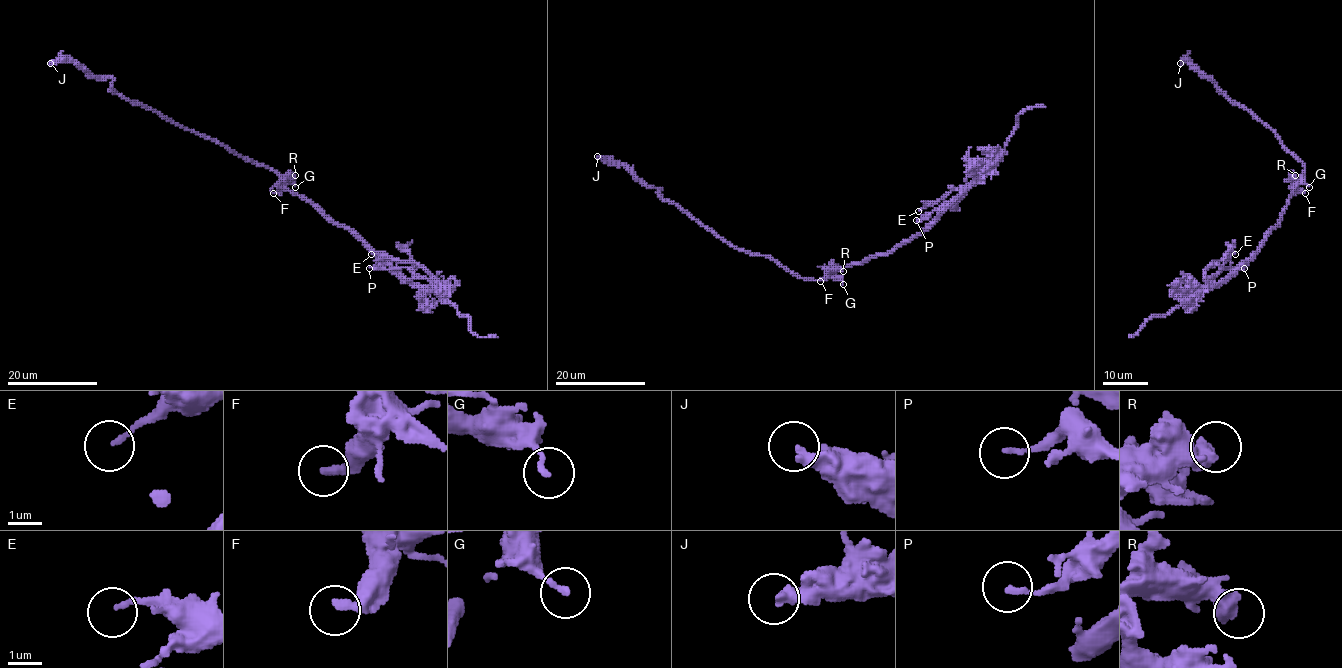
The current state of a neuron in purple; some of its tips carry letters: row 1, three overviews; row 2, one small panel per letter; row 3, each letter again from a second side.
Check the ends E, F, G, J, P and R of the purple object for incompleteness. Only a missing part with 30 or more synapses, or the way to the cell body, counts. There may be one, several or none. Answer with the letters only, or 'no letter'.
no letter

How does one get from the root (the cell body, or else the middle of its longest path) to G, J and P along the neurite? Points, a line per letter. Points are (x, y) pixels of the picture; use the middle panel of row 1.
G: (835, 268), (832, 272), (843, 284)
J: (835, 268), (823, 280), (805, 280), (735, 248), (666, 202), (659, 188), (597, 156)
P: (835, 268), (862, 264), (908, 242), (977, 183), (942, 203), (924, 220), (916, 220)

